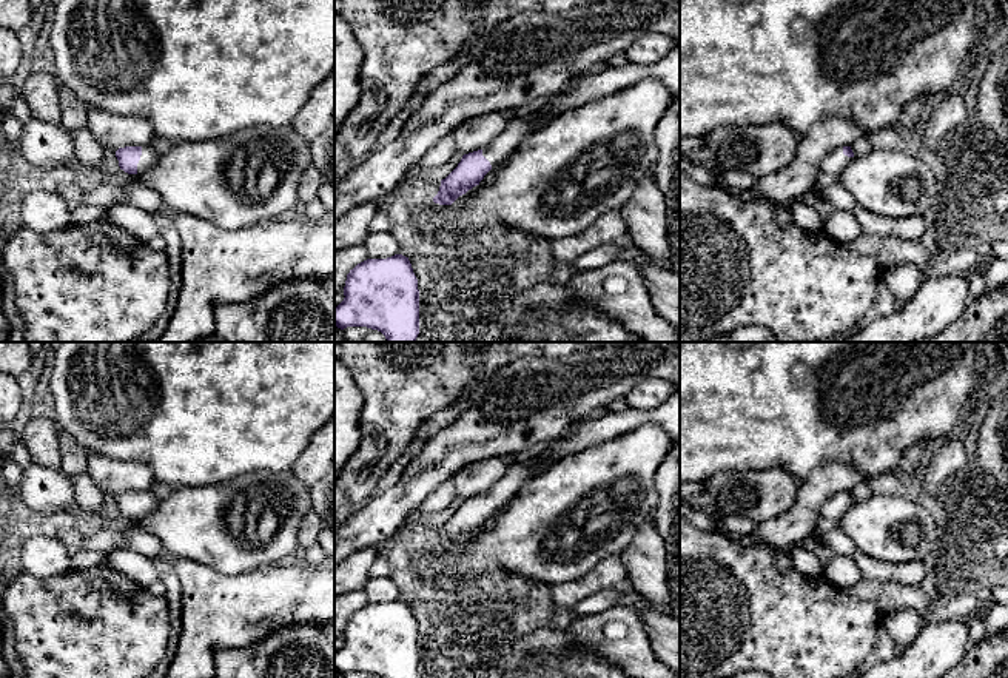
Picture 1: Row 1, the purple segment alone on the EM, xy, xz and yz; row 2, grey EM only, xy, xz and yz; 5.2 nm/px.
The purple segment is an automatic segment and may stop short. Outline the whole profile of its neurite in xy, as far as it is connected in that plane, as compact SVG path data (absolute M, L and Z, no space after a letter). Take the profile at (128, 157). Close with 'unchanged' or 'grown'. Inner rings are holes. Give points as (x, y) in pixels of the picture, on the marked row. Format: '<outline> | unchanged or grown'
M125 146L116 151L120 170L128 174L142 174L153 168L160 154L151 146Z | grown

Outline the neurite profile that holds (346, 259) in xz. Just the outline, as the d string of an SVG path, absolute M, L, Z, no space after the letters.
M364 243L334 250L334 293L344 291L347 274L358 263L367 259L368 259L368 254Z

